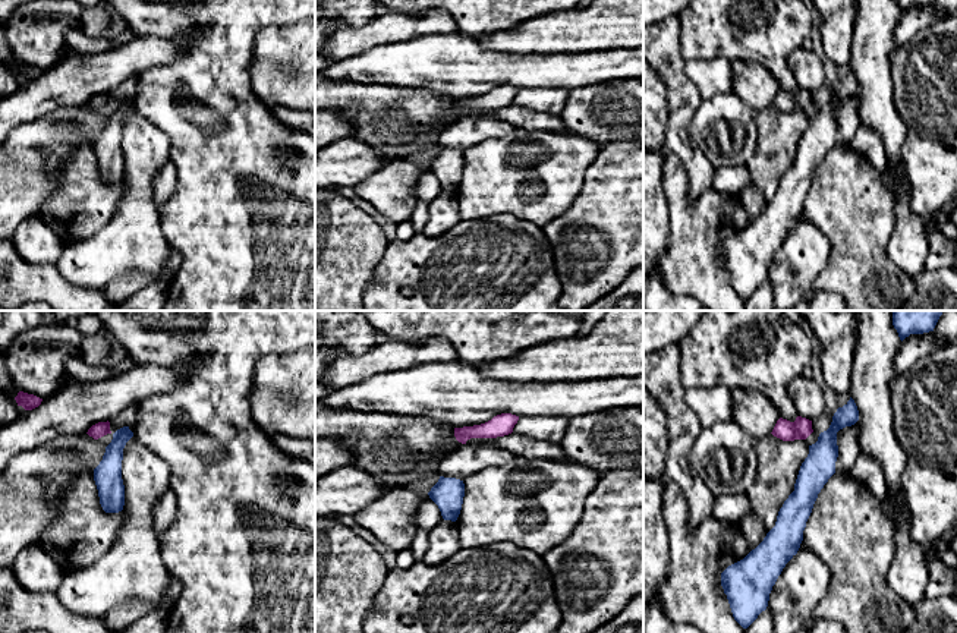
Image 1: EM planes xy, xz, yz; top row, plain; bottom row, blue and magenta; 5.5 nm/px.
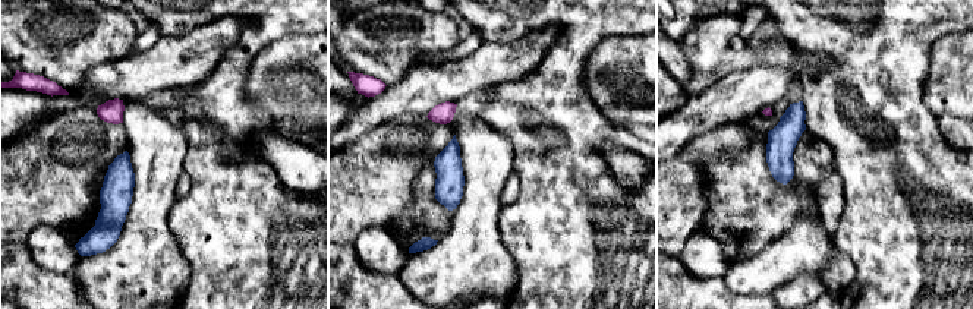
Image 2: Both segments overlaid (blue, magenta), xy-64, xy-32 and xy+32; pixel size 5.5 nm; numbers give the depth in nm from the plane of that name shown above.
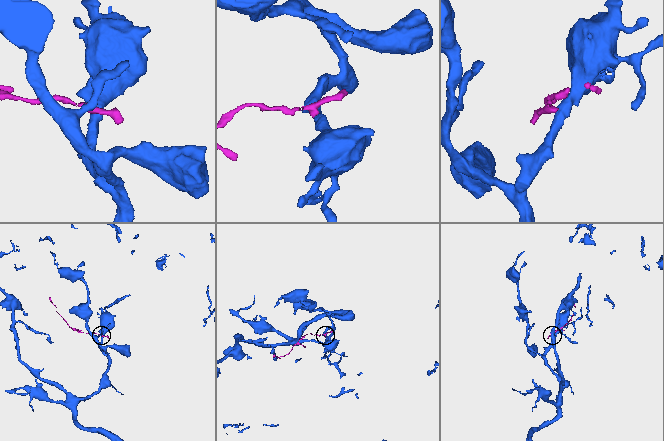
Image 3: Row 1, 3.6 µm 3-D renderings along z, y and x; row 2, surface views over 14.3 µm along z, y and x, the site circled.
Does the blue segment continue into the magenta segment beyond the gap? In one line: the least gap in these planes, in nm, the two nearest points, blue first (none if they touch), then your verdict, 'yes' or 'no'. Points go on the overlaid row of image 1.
gap 20 nm; span xy (113, 434), (110, 432); no

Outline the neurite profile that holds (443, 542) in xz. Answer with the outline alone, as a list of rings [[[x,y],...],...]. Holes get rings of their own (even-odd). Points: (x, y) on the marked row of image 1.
[[[443,519],[429,530],[428,549],[422,561],[428,566],[438,566],[448,561],[459,551],[460,544],[456,522]]]

